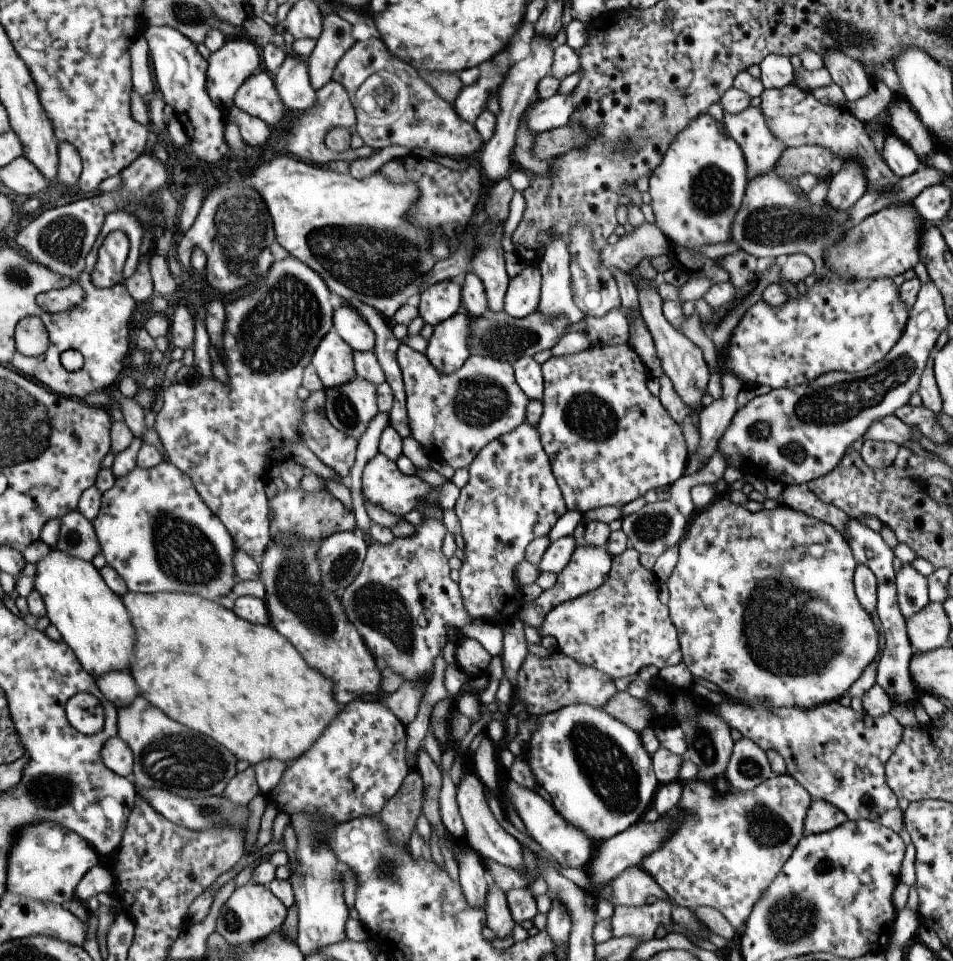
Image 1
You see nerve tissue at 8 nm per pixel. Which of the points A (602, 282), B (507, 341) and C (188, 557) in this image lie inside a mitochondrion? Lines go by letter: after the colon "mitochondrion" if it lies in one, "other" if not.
A: mitochondrion
B: mitochondrion
C: mitochondrion

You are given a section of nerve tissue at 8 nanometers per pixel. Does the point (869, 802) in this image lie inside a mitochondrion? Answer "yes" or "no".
yes

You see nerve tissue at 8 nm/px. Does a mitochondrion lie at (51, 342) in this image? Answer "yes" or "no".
no

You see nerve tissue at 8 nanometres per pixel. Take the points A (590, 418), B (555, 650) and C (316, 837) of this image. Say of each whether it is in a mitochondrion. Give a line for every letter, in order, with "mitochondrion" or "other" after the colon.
A: mitochondrion
B: other
C: mitochondrion

